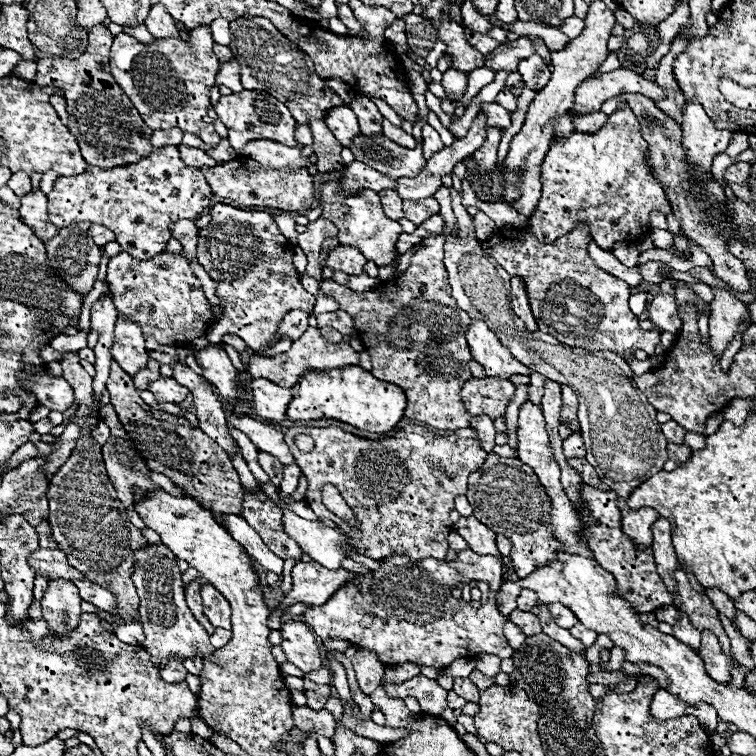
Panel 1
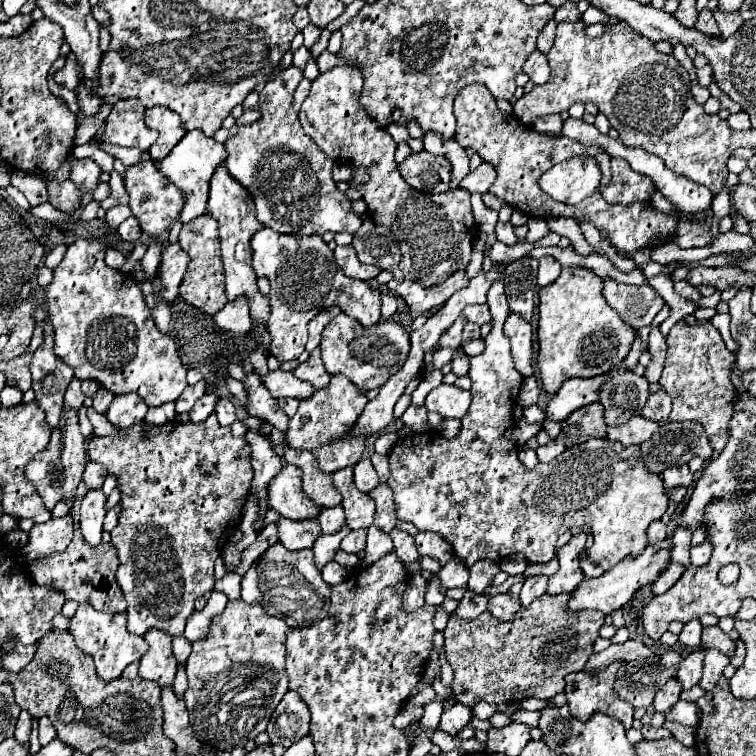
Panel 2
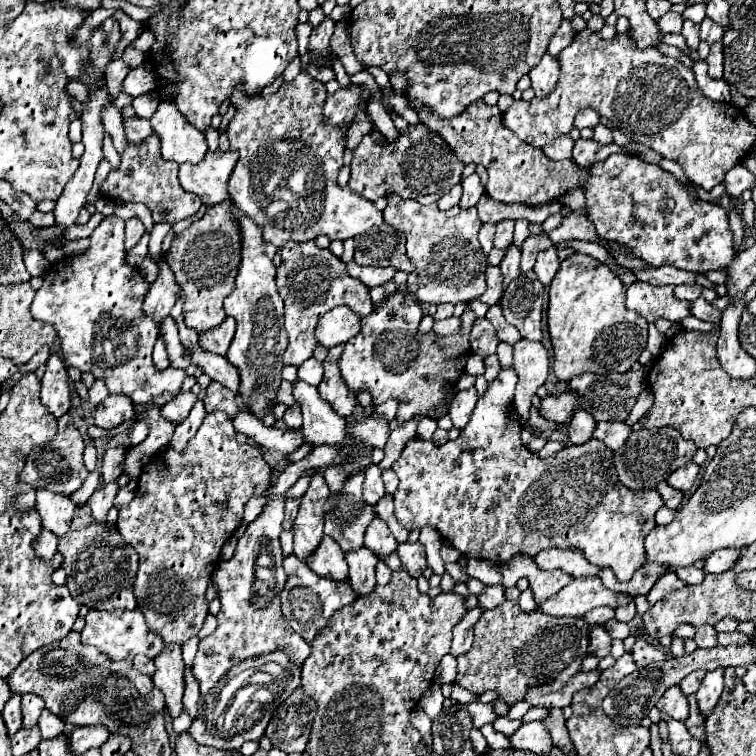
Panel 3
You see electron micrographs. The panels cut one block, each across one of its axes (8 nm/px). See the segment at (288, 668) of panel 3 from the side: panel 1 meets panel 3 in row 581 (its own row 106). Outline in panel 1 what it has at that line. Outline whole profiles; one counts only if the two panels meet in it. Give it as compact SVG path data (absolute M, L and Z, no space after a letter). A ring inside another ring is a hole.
M258 90L232 92L230 96L222 96L218 100L218 104L214 106L214 110L218 114L218 120L228 128L228 140L236 154L240 154L240 150L250 140L260 140L260 138L276 140L282 144L296 144L296 140L294 140L296 120L290 116L288 108L280 100L276 100L274 96L270 96L266 92L258 92Z

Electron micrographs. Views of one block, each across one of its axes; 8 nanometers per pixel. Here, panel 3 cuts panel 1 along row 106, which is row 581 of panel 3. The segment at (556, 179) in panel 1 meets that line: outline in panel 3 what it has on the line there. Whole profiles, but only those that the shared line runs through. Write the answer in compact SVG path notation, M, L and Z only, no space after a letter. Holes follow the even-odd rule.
M512 368L500 370L456 440L442 446L418 438L406 442L400 460L392 466L400 478L400 486L394 494L394 514L398 522L408 530L432 526L464 556L496 564L508 562L508 558L514 556L536 556L546 548L576 548L582 550L590 564L610 568L620 582L628 582L646 562L644 538L656 526L654 516L658 508L664 506L662 496L656 490L626 490L616 478L612 450L598 440L562 448L546 460L536 458L520 440L522 428L506 416L512 406L514 386L516 372Z

